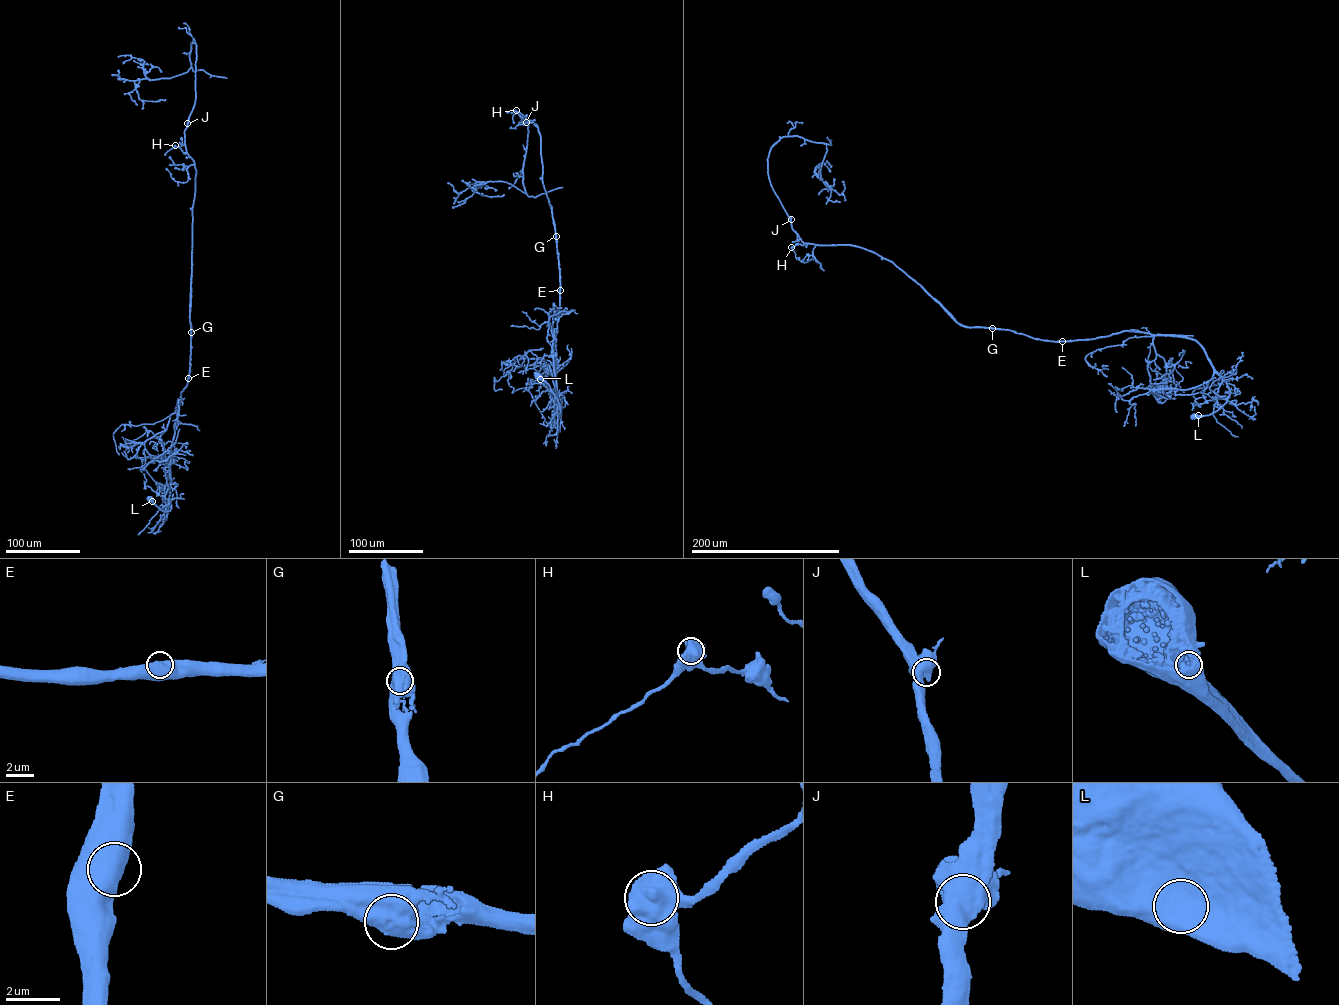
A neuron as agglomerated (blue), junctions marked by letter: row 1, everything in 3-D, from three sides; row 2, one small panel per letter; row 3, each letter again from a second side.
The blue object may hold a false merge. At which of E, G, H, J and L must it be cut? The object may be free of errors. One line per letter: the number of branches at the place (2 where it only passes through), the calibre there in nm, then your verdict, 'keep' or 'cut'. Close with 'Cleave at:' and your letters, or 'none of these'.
E: branches 1; calibre 1050 nm; keep
G: branches 1; calibre 1250 nm; cut
H: branches 1; calibre 1150 nm; keep
J: branches 1; calibre 1150 nm; keep
L: branches 1; calibre 950 nm; keep
Cleave at: G

